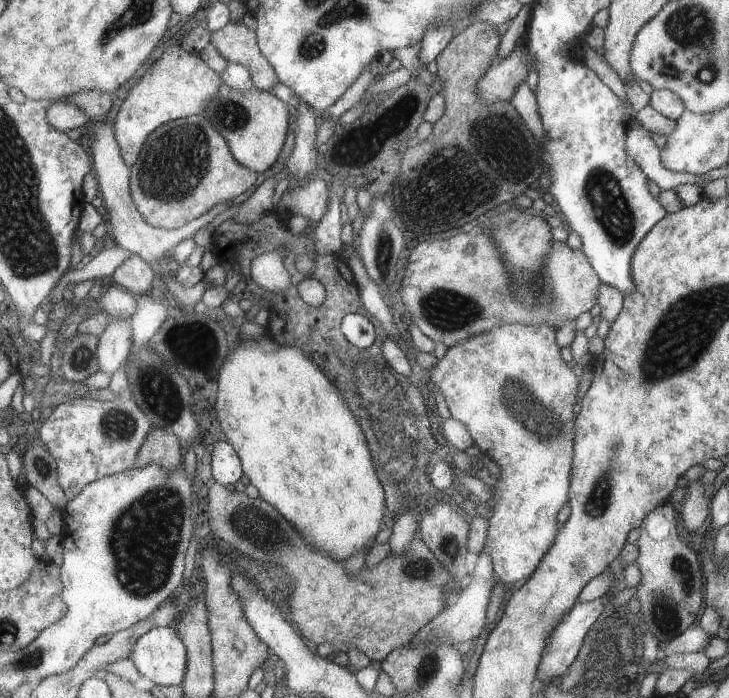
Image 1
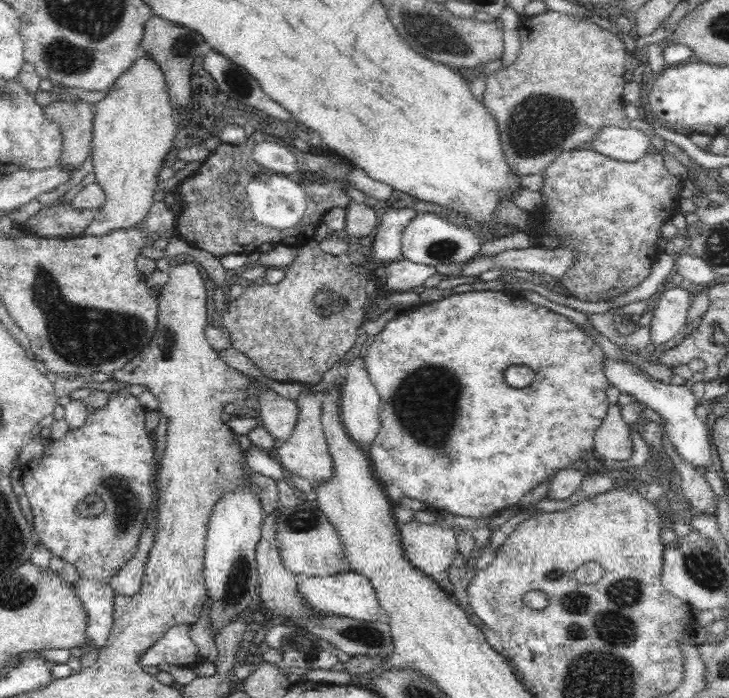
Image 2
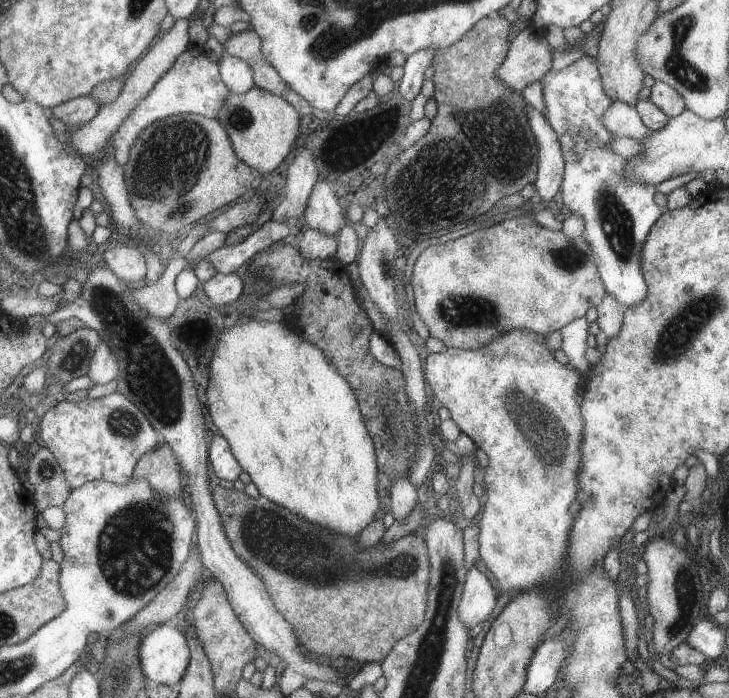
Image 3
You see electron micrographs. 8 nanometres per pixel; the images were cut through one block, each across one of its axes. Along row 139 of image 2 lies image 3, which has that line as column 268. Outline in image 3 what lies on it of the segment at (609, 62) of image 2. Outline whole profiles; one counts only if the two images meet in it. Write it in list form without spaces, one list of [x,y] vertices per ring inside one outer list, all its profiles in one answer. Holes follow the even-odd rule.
[[[216,485],[213,498],[219,522],[222,522],[235,554],[262,579],[271,602],[290,623],[299,646],[307,654],[324,656],[328,662],[343,656],[363,665],[368,662],[380,663],[395,642],[411,634],[423,622],[427,586],[430,585],[430,560],[427,558],[425,540],[415,533],[404,534],[391,544],[385,544],[379,539],[371,548],[361,550],[356,538],[309,524],[307,520],[269,502],[261,495],[250,498],[243,491]]]

